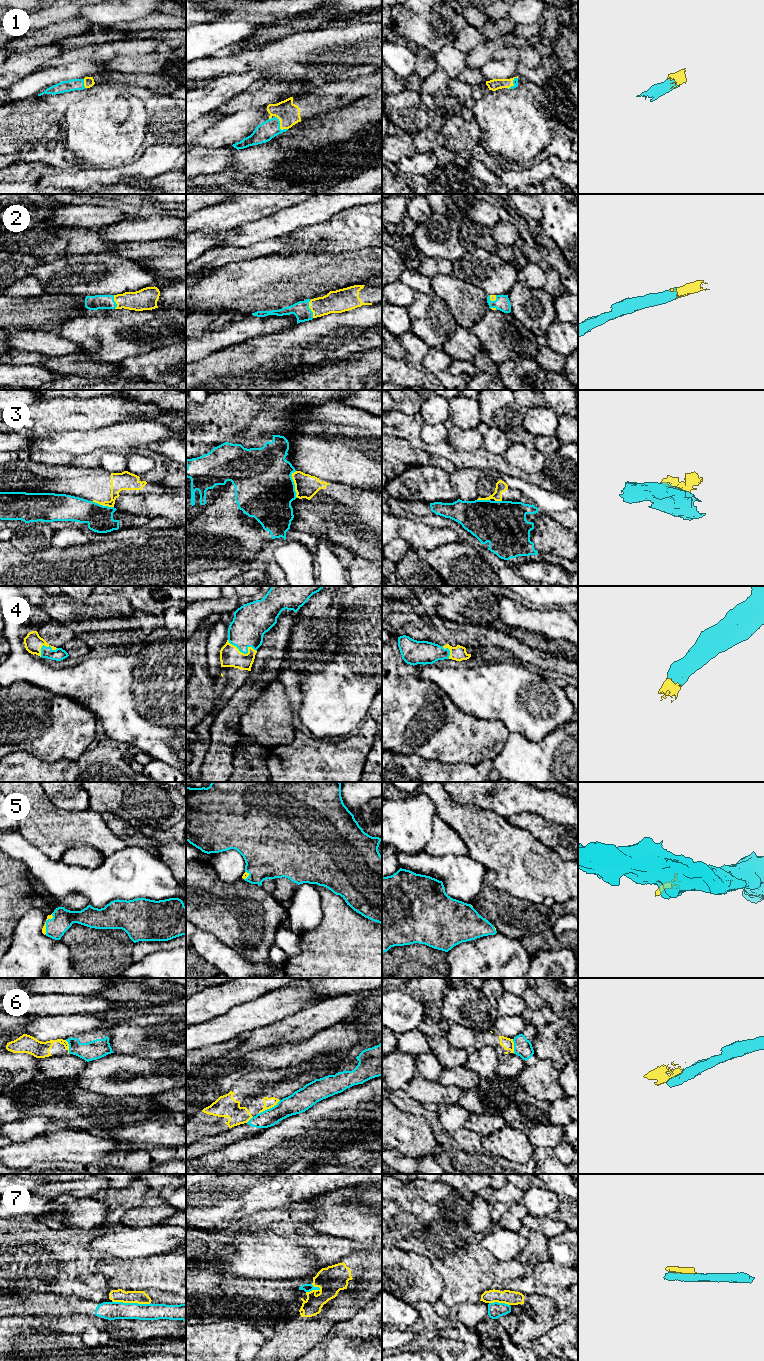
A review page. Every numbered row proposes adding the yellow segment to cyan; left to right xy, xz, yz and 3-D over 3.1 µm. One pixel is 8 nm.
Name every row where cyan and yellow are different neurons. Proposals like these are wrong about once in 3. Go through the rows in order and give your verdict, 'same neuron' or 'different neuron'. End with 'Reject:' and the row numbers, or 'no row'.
1: same neuron
2: same neuron
3: different neuron
4: same neuron
5: same neuron
6: different neuron
7: different neuron
Reject: 3, 6, 7

